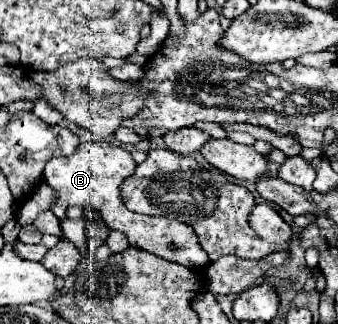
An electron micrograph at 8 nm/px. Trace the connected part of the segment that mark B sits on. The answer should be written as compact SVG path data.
M90 141L82 143L76 153L68 157L54 157L46 163L46 183L58 193L58 201L52 207L52 213L62 221L66 217L66 209L70 205L90 207L100 211L104 223L110 229L118 229L126 233L130 245L148 249L164 259L188 265L188 267L202 267L208 265L210 259L206 257L204 249L198 245L198 237L190 225L172 221L168 217L150 217L138 215L124 207L120 194L120 183L130 177L136 169L136 161L132 159L130 151L120 145L110 145L106 141Z

